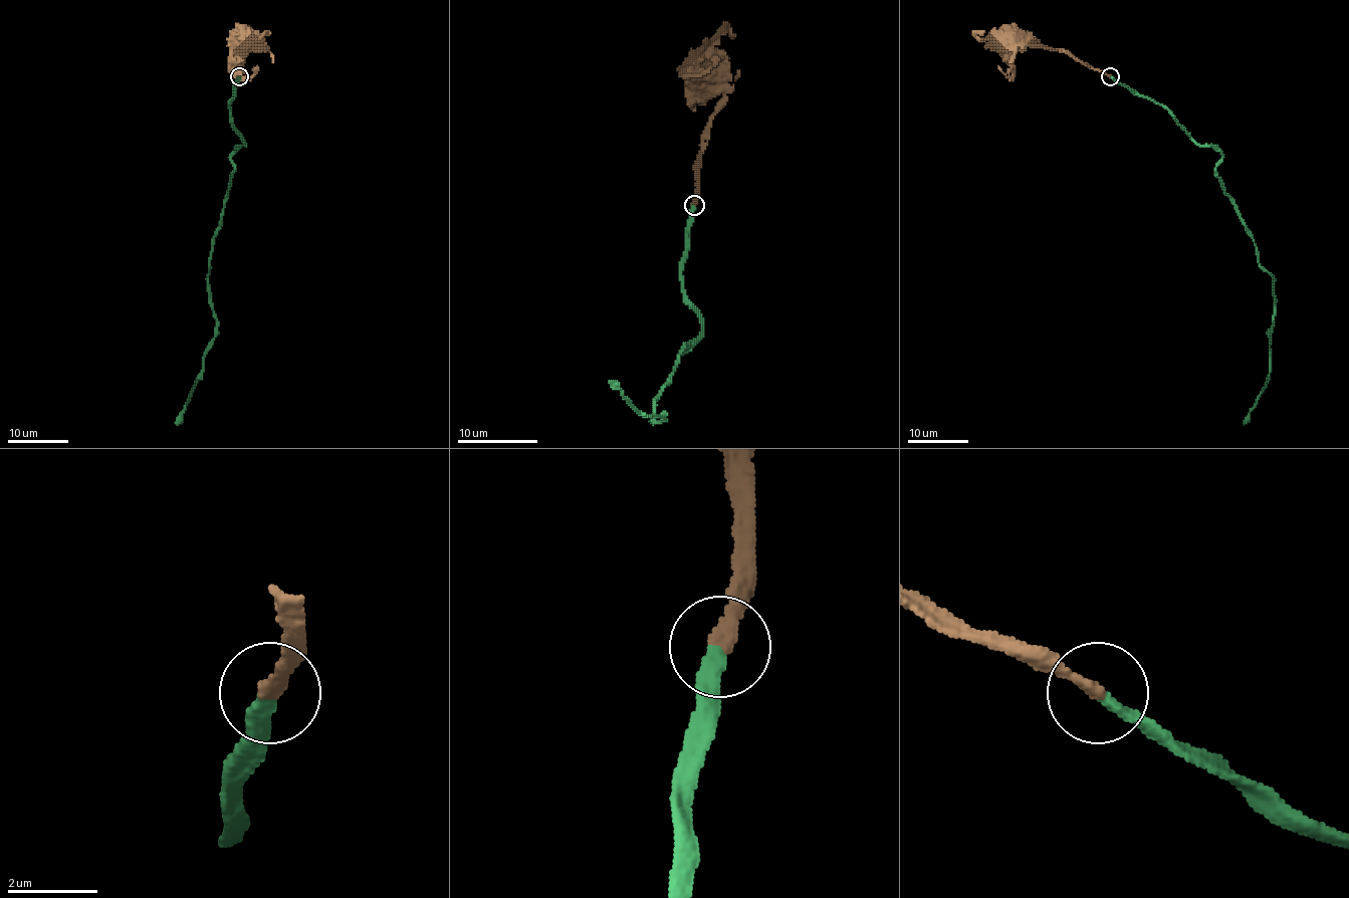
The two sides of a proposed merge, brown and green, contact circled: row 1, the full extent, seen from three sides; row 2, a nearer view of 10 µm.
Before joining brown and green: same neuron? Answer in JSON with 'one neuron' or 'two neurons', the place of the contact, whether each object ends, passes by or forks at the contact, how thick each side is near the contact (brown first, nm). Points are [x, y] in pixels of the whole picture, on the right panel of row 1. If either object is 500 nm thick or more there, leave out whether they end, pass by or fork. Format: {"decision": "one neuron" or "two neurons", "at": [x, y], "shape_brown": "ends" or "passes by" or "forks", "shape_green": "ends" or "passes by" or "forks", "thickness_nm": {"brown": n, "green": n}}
{"decision": "one neuron", "at": [1110, 76], "shape_brown": "ends", "shape_green": "ends", "thickness_nm": {"brown": 320, "green": 300}}

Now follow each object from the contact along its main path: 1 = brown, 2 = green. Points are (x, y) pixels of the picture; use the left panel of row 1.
1: (239, 76), (242, 59), (252, 49), (261, 46), (249, 46), (245, 40)
2: (239, 76), (229, 103), (231, 127), (245, 144), (231, 157), (234, 172), (208, 278), (216, 337), (176, 425)

